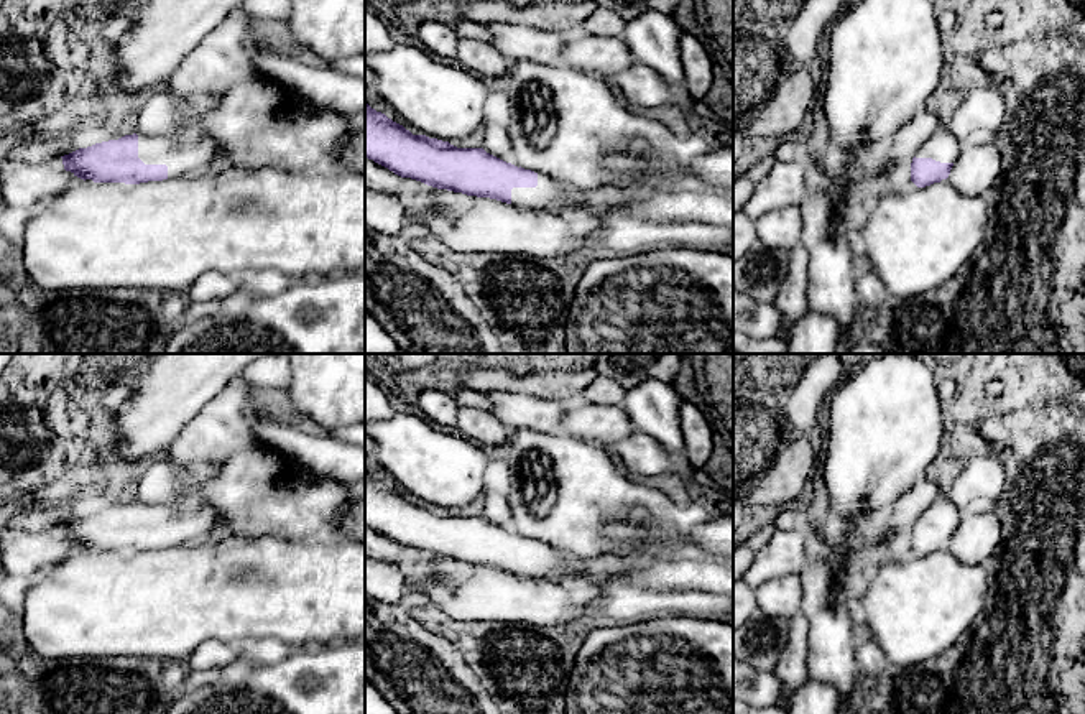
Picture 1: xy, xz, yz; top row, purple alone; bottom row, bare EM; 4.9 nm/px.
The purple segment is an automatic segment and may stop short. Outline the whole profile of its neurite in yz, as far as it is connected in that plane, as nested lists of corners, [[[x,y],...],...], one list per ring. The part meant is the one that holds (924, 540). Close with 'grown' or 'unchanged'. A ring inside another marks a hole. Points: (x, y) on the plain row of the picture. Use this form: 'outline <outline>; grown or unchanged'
outline [[[947,495],[937,498],[916,522],[911,531],[911,549],[926,556],[947,548],[962,515]]]; grown

